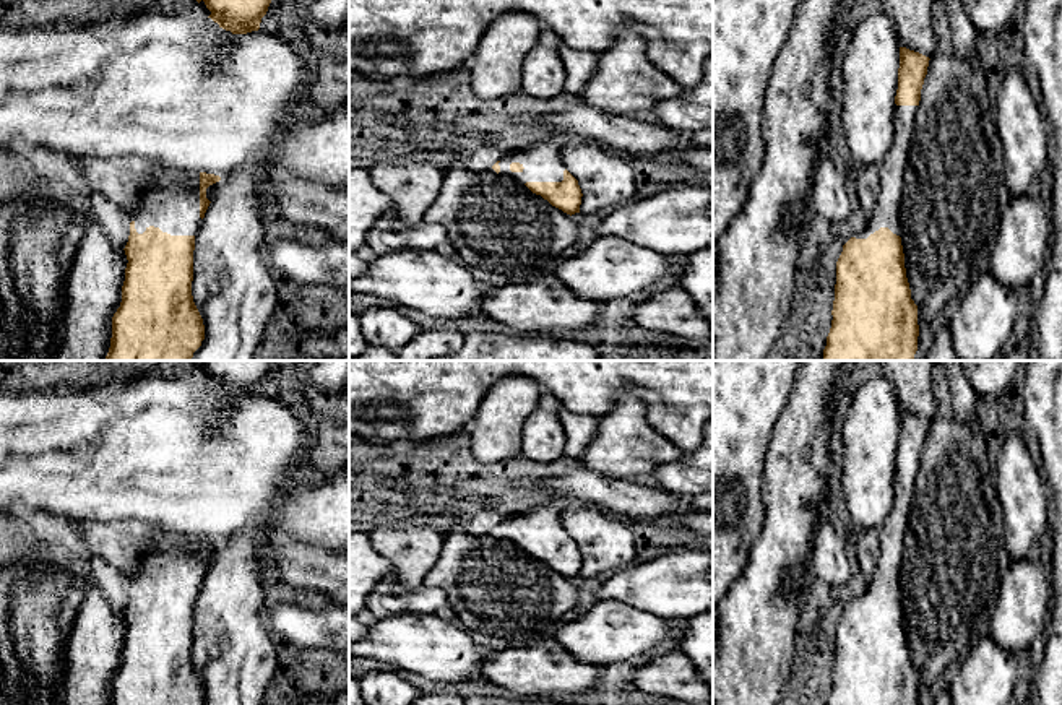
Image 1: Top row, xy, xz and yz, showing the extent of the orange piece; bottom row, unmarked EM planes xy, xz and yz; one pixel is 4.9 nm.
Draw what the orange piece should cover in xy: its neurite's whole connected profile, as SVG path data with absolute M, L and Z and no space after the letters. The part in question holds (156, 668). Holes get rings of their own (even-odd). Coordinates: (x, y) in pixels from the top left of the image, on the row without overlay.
M156 528L153 551L133 573L125 609L127 632L122 666L112 681L110 705L203 705L203 682L193 666L195 599L209 570L206 552L219 539Z

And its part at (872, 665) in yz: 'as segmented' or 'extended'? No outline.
extended

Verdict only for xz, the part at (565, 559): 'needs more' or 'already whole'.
needs more

